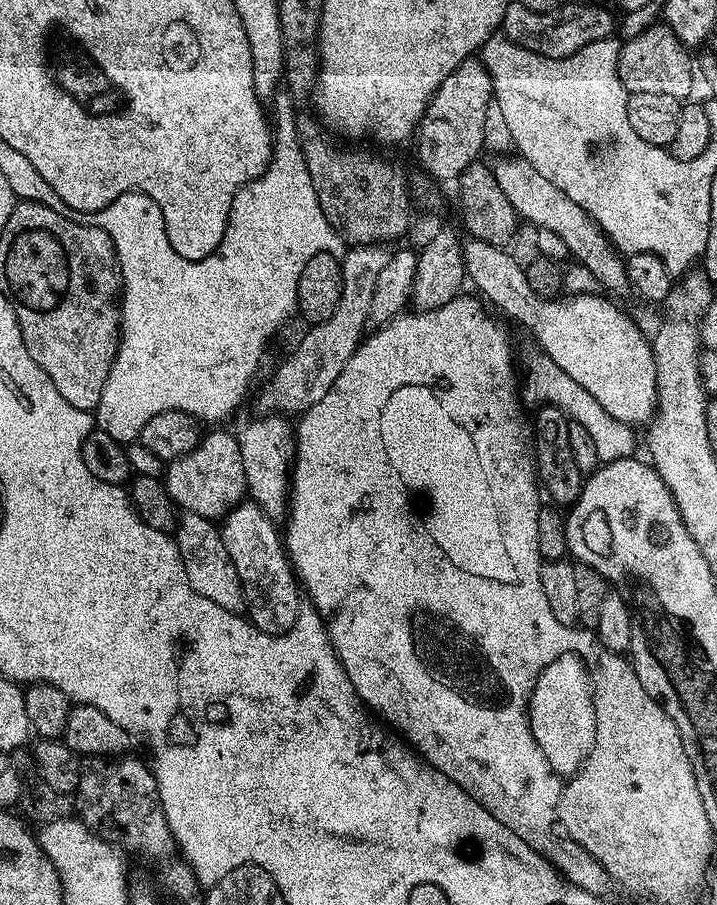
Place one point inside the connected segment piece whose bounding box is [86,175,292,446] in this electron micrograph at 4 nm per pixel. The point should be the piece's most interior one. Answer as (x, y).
(192, 334)

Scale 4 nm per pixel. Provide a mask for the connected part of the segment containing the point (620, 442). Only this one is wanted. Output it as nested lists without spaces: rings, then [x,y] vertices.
[[[529,344],[519,351],[518,360],[522,362],[524,376],[520,381],[521,403],[527,407],[535,407],[537,404],[550,403],[562,410],[569,419],[578,425],[586,427],[593,439],[594,448],[598,452],[601,463],[625,460],[635,455],[636,436],[635,429],[626,423],[610,416],[606,410],[574,378],[561,371],[554,360],[546,355],[534,344]]]

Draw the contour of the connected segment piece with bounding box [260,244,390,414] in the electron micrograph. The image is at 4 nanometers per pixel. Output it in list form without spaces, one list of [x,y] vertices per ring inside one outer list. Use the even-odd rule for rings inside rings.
[[[366,244],[352,246],[343,253],[340,260],[342,270],[342,298],[334,306],[334,314],[321,324],[313,324],[308,333],[296,344],[296,349],[281,362],[272,376],[272,381],[264,388],[260,404],[268,412],[296,412],[303,414],[310,406],[322,402],[326,394],[338,382],[338,374],[346,370],[346,362],[358,351],[365,339],[364,327],[370,324],[372,311],[370,302],[374,299],[374,285],[378,274],[386,266],[390,252],[387,247]]]

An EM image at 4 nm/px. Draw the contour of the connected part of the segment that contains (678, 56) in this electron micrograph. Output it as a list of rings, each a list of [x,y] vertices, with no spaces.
[[[656,22],[633,40],[621,43],[618,78],[622,78],[622,86],[629,94],[670,94],[670,98],[687,101],[692,92],[692,68],[694,72],[694,60],[688,57],[688,52],[689,49],[673,34],[667,24]]]

